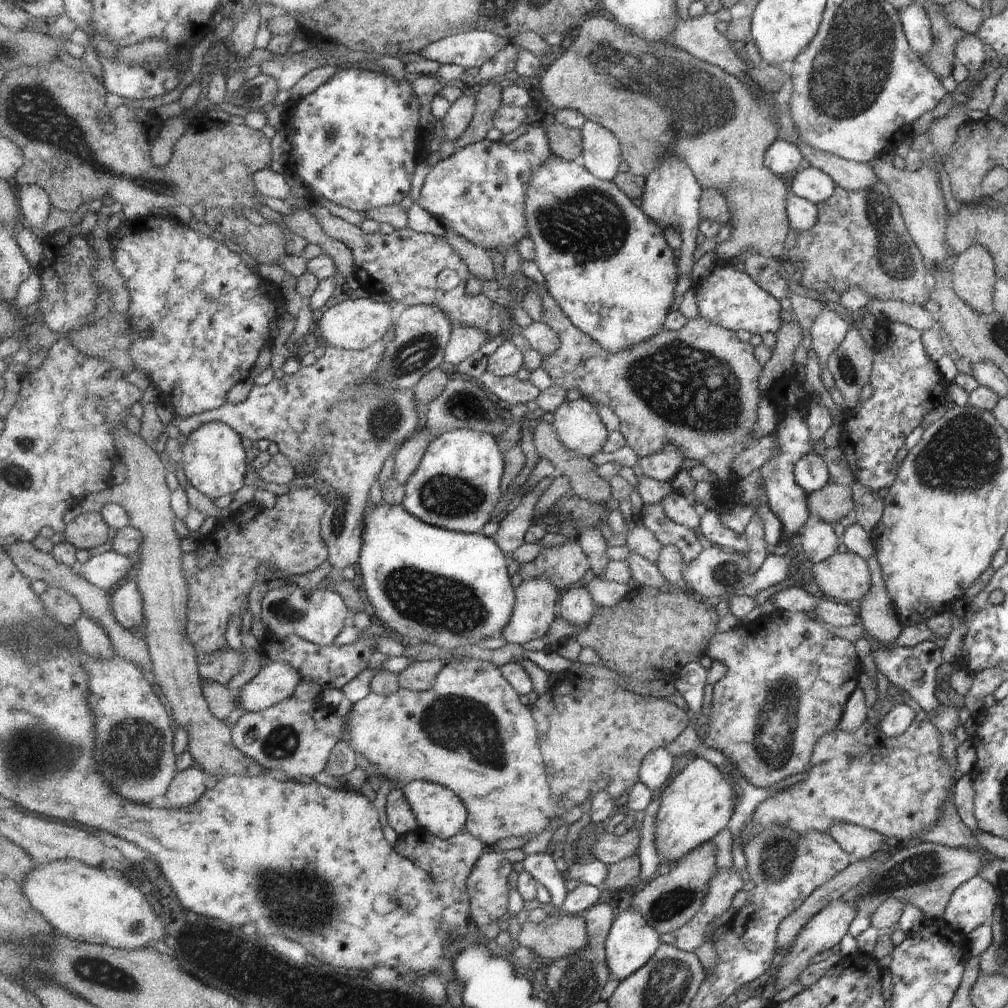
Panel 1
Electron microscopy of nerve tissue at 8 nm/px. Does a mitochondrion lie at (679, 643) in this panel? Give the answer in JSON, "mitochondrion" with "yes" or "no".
{"mitochondrion":"no"}

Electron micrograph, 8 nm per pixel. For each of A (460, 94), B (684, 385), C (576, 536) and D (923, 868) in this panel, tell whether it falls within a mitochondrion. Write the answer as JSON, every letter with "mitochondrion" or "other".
{"A":"other","B":"mitochondrion","C":"other","D":"mitochondrion"}

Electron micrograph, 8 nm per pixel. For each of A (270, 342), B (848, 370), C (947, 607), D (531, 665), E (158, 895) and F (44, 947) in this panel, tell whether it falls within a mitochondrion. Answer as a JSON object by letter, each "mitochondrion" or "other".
{"A":"other","B":"mitochondrion","C":"other","D":"other","E":"other","F":"other"}

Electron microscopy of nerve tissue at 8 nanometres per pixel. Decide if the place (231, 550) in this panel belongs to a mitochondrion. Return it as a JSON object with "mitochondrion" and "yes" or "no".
{"mitochondrion":"no"}

